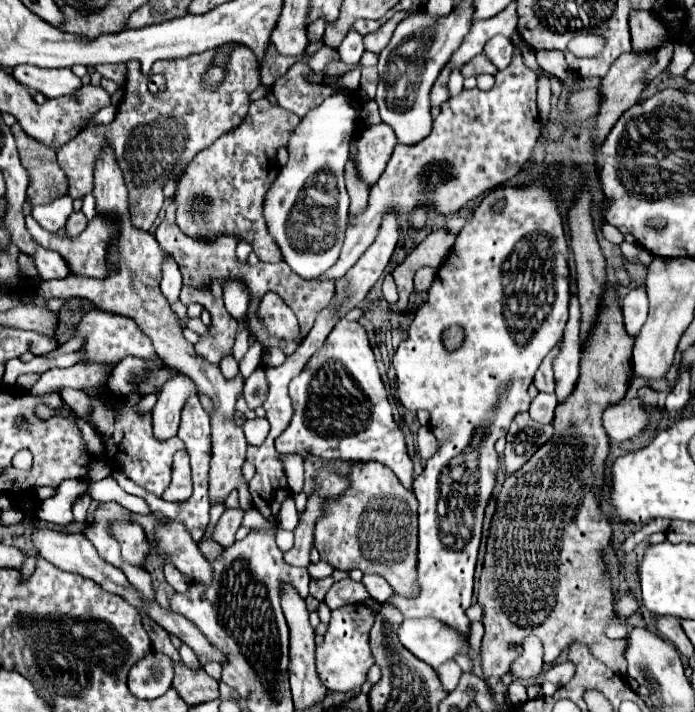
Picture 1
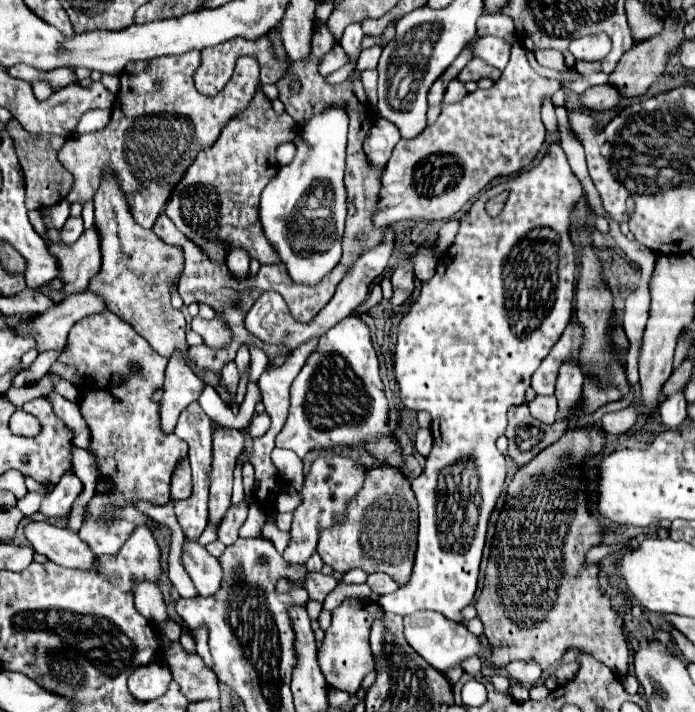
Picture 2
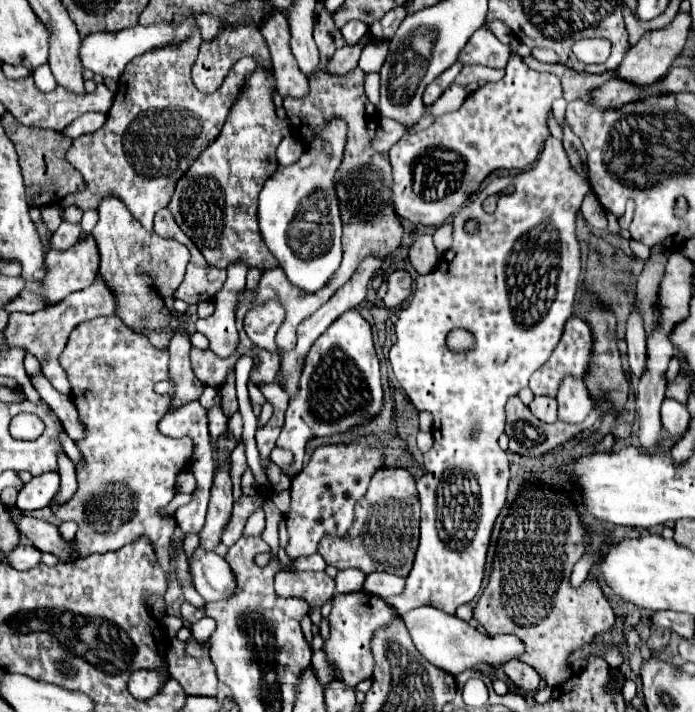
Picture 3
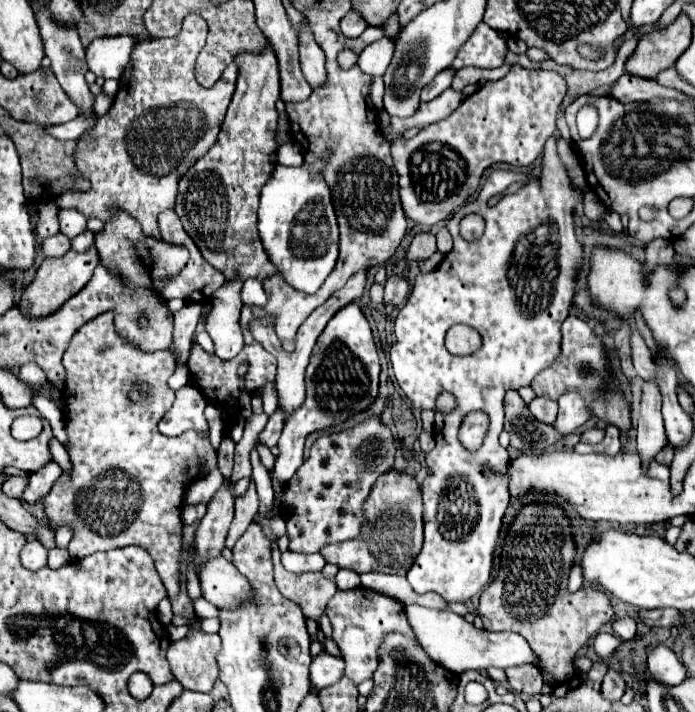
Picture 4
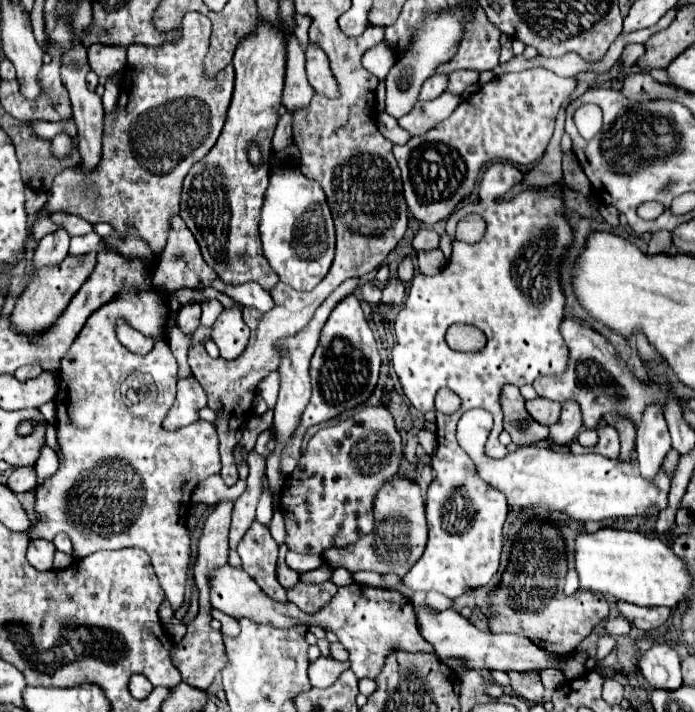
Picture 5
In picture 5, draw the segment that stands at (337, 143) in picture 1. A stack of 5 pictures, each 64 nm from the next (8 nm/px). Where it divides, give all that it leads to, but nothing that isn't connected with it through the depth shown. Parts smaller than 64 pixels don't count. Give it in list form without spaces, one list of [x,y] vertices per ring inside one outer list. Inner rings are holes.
[[[278,166],[264,194],[260,212],[260,236],[264,256],[280,280],[294,290],[314,290],[328,274],[334,260],[334,220],[316,180],[308,180],[300,170]]]

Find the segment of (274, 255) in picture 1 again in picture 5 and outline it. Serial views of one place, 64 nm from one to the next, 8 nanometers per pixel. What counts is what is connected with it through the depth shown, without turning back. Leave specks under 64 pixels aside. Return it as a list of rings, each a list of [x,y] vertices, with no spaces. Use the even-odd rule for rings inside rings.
[[[258,22],[256,34],[240,42],[234,54],[236,86],[232,104],[228,108],[226,124],[212,150],[196,162],[182,184],[180,218],[194,234],[202,256],[224,284],[258,282],[262,288],[272,288],[280,278],[272,272],[262,254],[258,220],[264,202],[264,192],[270,178],[272,136],[278,122],[278,106],[282,102],[284,70],[286,70],[286,42],[278,28]],[[256,142],[264,156],[264,166],[252,166],[248,148]]]

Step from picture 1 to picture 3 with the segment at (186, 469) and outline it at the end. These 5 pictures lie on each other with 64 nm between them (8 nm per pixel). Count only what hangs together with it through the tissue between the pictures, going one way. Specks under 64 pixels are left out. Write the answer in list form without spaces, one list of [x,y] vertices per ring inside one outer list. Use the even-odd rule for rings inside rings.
[[[184,468],[184,472],[180,472],[180,476],[176,478],[176,492],[194,492],[196,488],[196,480],[192,476],[192,470],[190,468]]]

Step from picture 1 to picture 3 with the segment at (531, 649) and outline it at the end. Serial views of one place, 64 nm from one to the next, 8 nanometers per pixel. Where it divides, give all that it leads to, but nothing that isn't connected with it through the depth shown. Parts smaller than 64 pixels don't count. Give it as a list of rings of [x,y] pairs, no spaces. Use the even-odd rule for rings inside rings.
[[[520,660],[508,662],[504,666],[504,672],[520,692],[530,692],[532,694],[532,692],[536,692],[540,688],[540,680],[542,680],[540,674],[532,666],[528,666],[528,664],[520,662]]]

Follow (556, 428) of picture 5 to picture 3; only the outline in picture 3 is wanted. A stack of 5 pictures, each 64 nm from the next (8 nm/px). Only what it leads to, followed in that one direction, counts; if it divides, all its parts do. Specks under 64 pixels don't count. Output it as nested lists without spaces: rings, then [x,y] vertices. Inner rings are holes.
[[[568,376],[564,384],[560,384],[556,400],[558,400],[558,418],[570,424],[582,422],[594,408],[586,384],[582,380],[572,380],[572,376]]]

